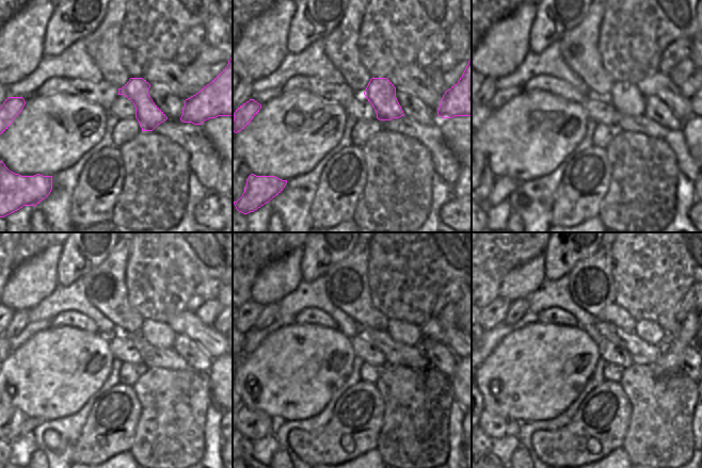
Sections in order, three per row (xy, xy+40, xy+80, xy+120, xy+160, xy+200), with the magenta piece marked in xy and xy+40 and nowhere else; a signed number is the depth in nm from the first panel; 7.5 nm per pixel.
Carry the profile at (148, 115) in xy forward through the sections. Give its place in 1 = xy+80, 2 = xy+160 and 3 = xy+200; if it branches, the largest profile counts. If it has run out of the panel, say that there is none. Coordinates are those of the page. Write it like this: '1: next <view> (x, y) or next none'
1: next xy+80 (623, 97)
2: next xy+160 (393, 326)
3: next xy+200 (638, 322)

